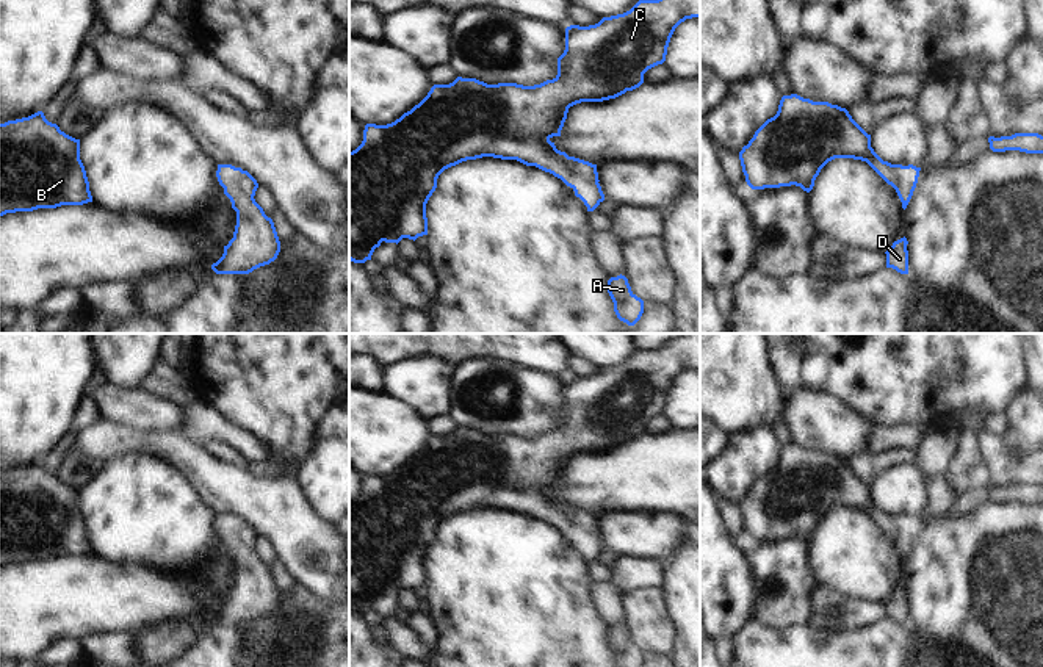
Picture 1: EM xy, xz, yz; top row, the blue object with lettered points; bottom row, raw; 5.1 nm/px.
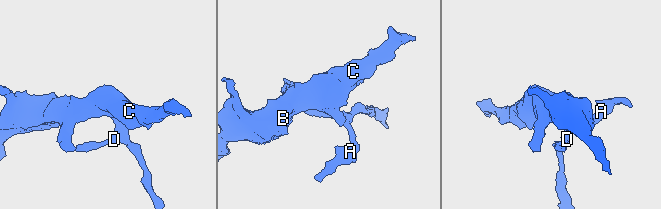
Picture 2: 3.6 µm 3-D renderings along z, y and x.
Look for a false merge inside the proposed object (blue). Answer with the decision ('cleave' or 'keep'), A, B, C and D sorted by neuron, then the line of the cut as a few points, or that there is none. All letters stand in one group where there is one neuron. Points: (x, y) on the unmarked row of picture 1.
keep; A B C D; no cut

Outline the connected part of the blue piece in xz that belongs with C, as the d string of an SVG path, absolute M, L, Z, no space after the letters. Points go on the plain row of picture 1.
M684 334L658 351L639 351L630 362L603 368L595 376L567 377L565 401L558 409L558 426L553 431L523 437L517 434L487 435L476 429L457 427L449 435L434 435L418 456L395 473L366 474L362 495L349 503L349 611L354 614L371 611L382 592L398 595L402 589L415 592L428 586L426 554L437 539L438 526L451 517L482 507L517 510L550 523L575 542L587 562L594 562L605 551L597 515L568 507L550 490L561 487L570 457L615 449L639 438L644 434L644 424L666 412L675 379L692 368L700 368L700 334Z

